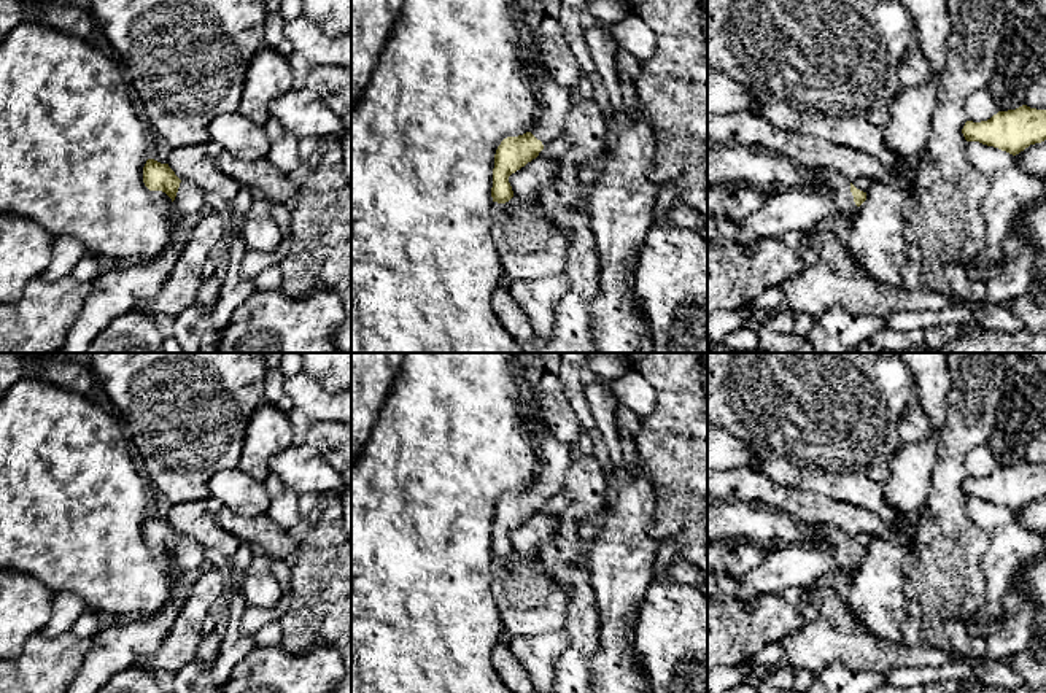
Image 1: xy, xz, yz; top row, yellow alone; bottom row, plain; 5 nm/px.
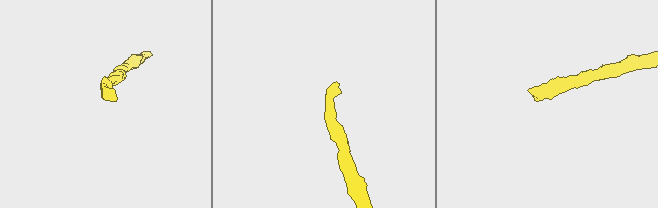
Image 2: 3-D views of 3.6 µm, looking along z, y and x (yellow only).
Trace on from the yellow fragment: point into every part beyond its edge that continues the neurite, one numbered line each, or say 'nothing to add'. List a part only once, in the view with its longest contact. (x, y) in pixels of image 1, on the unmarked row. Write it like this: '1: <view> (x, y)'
1: yz (797, 565)

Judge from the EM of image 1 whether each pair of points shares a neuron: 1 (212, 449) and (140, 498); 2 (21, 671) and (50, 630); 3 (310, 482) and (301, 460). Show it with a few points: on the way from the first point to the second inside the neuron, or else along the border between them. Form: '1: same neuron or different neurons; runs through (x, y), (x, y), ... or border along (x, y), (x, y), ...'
1: different neurons; border along (143, 477), (147, 480)
2: different neurons; border along (70, 628), (56, 636), (40, 633)
3: same neuron; runs through (310, 477), (301, 464)

